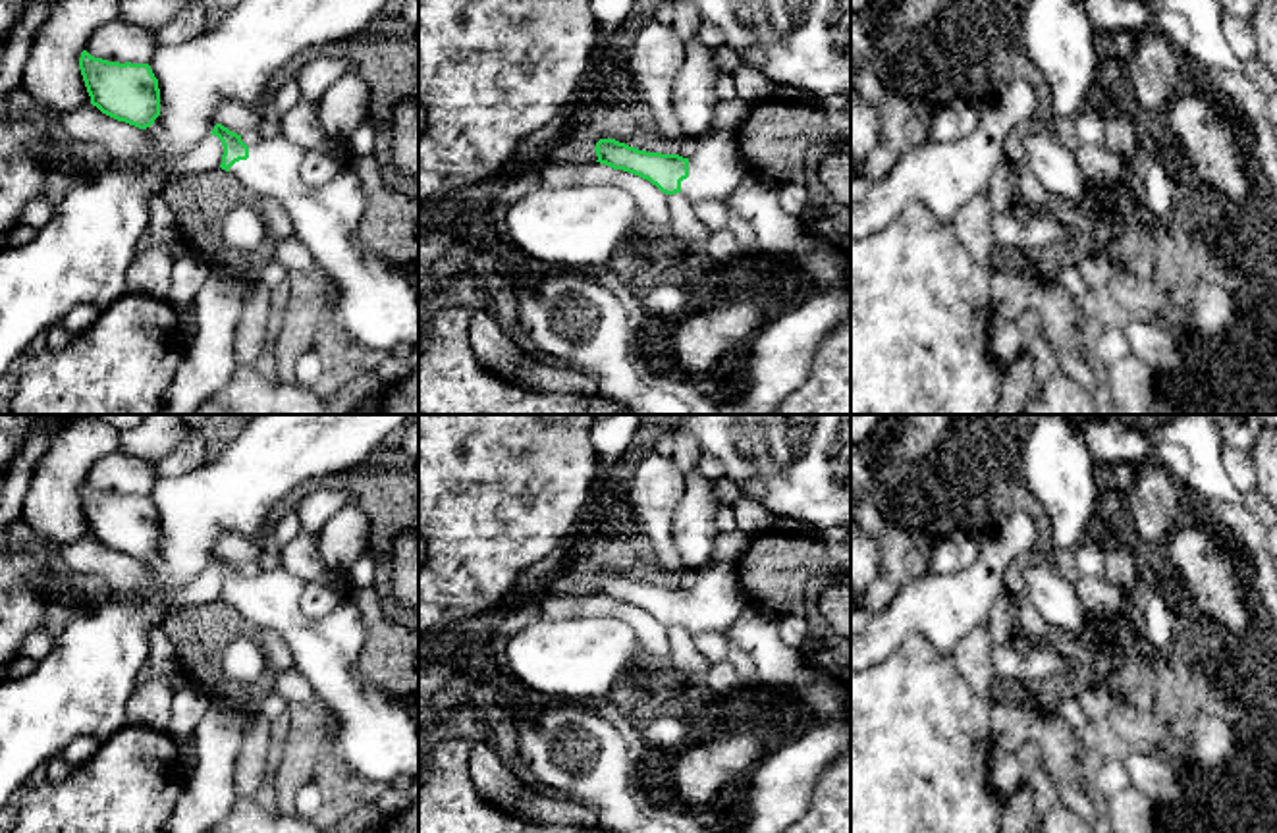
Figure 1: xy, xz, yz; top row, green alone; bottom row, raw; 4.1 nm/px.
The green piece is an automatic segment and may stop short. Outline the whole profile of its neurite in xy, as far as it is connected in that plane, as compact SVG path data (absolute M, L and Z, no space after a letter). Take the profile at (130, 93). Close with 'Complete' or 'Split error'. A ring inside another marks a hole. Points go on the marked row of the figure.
M81 52L79 69L91 104L102 114L147 129L160 116L160 89L149 64L120 64Z. Complete

